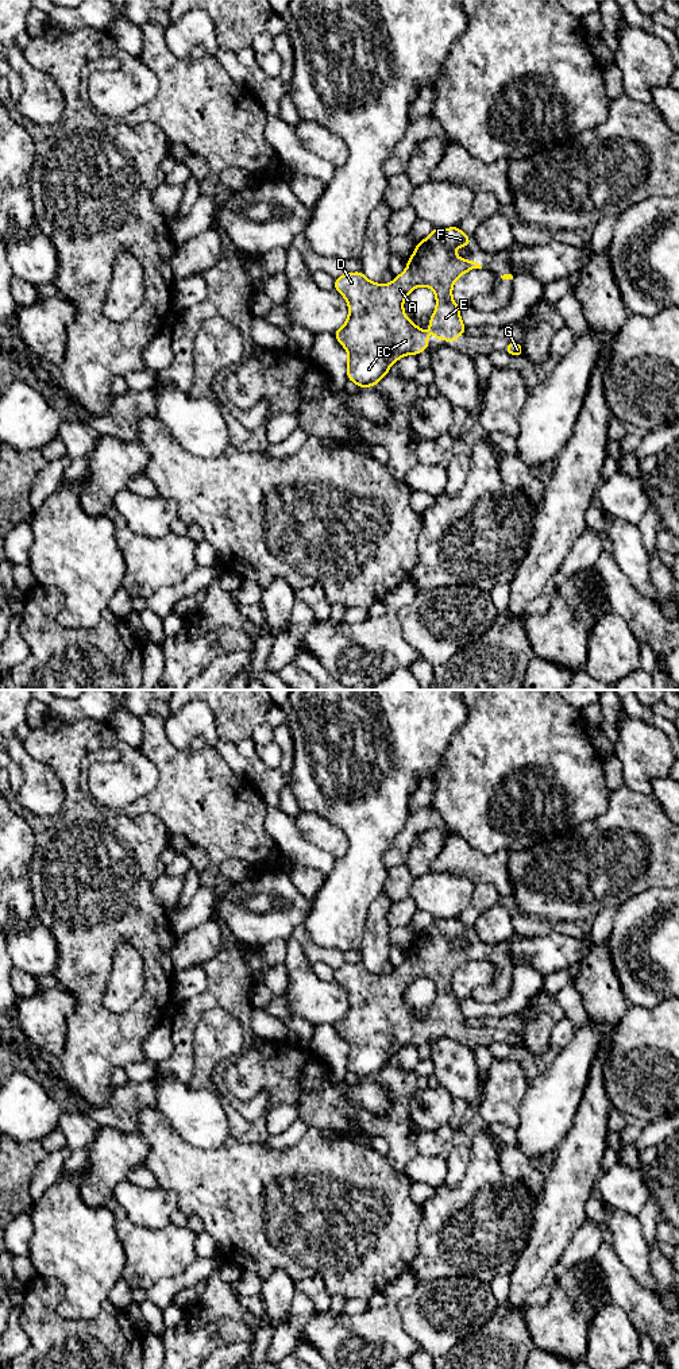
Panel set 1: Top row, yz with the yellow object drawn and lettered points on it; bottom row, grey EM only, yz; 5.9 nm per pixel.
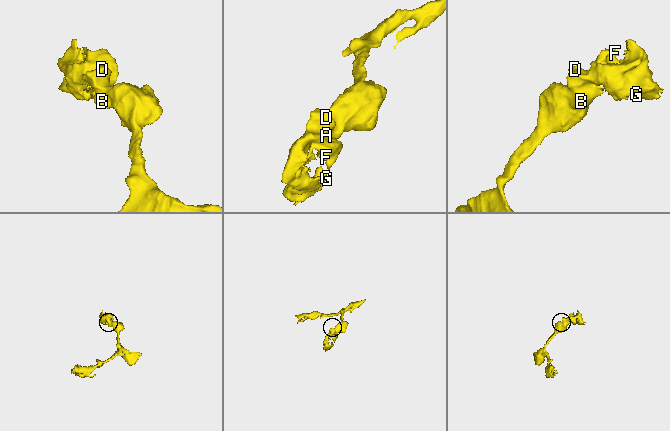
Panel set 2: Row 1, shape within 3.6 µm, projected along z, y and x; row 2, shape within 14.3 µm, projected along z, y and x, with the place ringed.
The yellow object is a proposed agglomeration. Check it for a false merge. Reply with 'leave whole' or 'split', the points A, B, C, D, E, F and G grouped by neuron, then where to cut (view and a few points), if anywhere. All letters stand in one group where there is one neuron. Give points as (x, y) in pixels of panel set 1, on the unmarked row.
leave whole; A B C D E F G; no cut

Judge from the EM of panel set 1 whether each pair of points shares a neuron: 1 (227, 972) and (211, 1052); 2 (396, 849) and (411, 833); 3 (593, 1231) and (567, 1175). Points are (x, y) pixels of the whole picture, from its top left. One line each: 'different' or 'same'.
1: different
2: same
3: different

